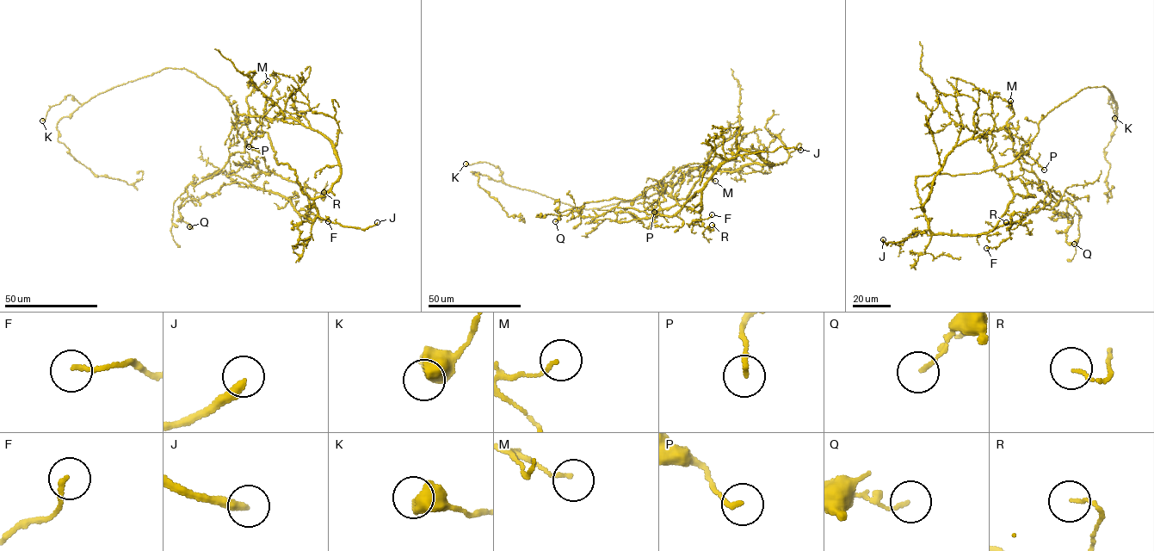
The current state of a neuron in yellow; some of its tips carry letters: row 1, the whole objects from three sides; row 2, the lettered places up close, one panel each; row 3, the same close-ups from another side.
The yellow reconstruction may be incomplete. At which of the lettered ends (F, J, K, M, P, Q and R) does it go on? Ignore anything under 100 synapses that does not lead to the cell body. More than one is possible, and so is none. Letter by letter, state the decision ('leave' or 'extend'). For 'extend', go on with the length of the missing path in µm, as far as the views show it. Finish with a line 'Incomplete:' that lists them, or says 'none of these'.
F: leave
J: extend | 60 µm
K: leave
M: leave
P: leave
Q: leave
R: leave
Incomplete: J

